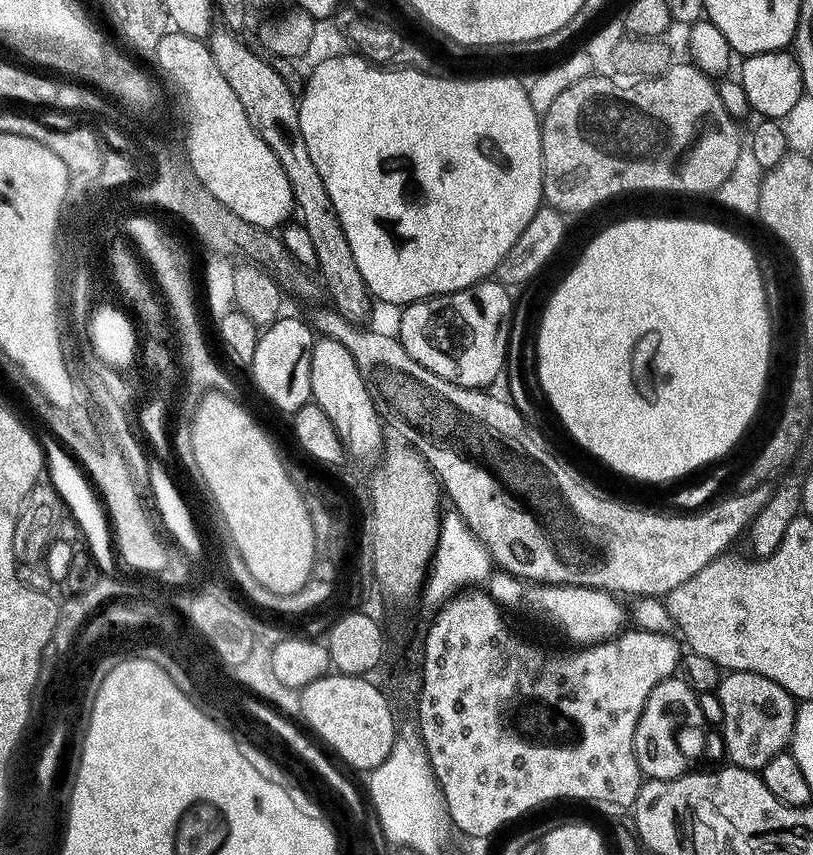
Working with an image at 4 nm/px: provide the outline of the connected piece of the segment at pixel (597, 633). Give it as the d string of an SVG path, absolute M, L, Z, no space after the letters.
M543 584L532 586L528 592L528 608L532 612L537 612L544 620L549 620L558 631L564 636L569 636L576 646L586 644L598 644L602 640L611 640L625 627L626 624L626 608L619 604L617 597L613 593L602 589L583 588L578 585L558 585Z

